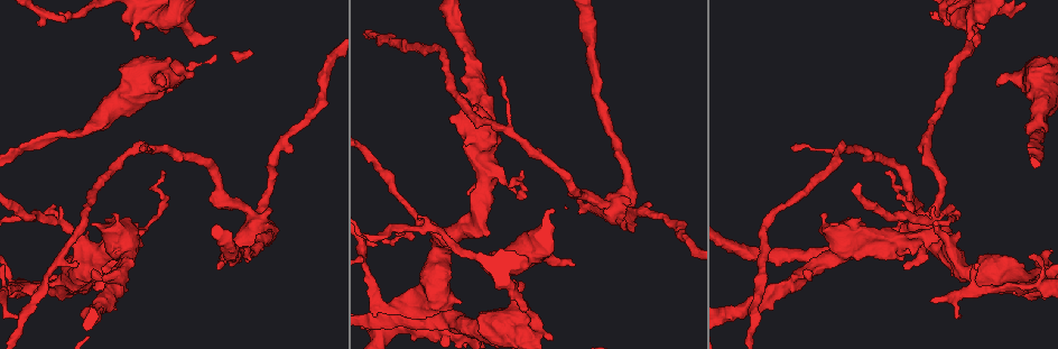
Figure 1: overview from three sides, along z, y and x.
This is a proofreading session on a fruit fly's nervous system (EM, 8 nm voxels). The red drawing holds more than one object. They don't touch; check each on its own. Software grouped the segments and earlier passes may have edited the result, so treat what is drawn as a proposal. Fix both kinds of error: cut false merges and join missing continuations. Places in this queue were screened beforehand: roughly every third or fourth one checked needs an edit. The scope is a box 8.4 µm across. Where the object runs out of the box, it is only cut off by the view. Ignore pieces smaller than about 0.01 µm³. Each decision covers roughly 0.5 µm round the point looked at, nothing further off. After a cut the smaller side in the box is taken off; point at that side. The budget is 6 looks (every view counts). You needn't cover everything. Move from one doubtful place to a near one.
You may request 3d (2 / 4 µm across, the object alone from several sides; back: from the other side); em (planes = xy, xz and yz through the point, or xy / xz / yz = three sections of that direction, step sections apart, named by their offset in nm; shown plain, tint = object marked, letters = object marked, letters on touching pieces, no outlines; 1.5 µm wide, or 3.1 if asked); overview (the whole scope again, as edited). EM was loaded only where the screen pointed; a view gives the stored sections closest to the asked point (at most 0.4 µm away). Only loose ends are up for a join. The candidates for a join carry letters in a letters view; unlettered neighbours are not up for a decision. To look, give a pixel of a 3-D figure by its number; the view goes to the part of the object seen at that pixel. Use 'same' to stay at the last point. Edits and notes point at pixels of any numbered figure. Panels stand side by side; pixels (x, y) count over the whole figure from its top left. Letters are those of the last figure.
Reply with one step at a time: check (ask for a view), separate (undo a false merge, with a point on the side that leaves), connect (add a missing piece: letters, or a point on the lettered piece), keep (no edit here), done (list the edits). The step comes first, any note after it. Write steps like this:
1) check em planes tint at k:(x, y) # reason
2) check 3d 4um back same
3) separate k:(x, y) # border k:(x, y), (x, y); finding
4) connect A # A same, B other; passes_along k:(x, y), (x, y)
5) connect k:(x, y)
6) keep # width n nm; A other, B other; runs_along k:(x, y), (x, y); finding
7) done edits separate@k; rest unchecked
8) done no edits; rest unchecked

check 3d 4um at 1:(613, 207) # four-way junction

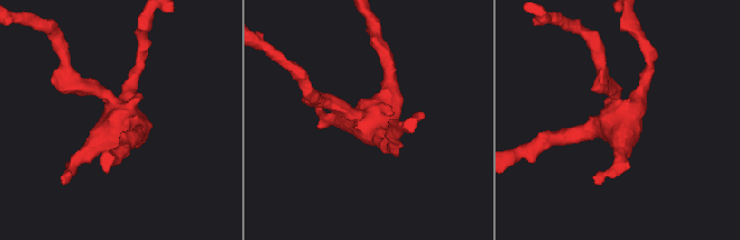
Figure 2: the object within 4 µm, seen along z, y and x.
check em xz step 8 tint at 2:(364, 115) # need the tissue

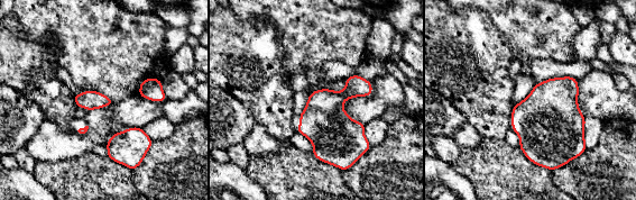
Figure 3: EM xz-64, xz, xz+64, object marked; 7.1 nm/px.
check em xy step 8 letters same

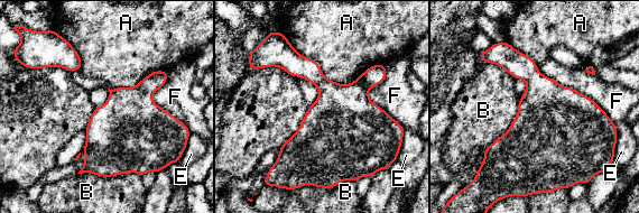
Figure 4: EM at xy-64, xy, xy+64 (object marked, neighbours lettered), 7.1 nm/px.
keep # A other, B other, E other, F other; arms 4; border 4:(77, 173), (140, 176); all the same neuron

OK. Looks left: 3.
check em planes plain at 1:(524, 283) # branch stops here

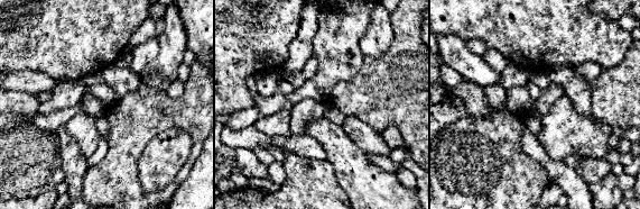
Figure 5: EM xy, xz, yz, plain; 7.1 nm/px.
check em planes letters same # see the neighbours

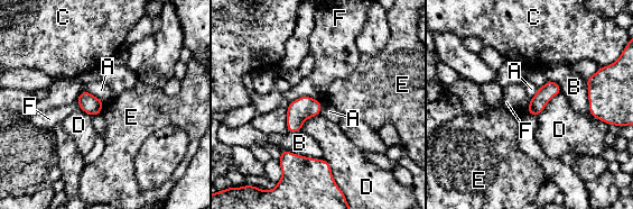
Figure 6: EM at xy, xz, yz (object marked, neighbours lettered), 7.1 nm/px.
keep # width 120 nm; longest_contact B 300 nm; A other, B other, C other, D other, E other, F other; no lettered piece goes on from it

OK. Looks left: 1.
done no edits; rest unchecked

